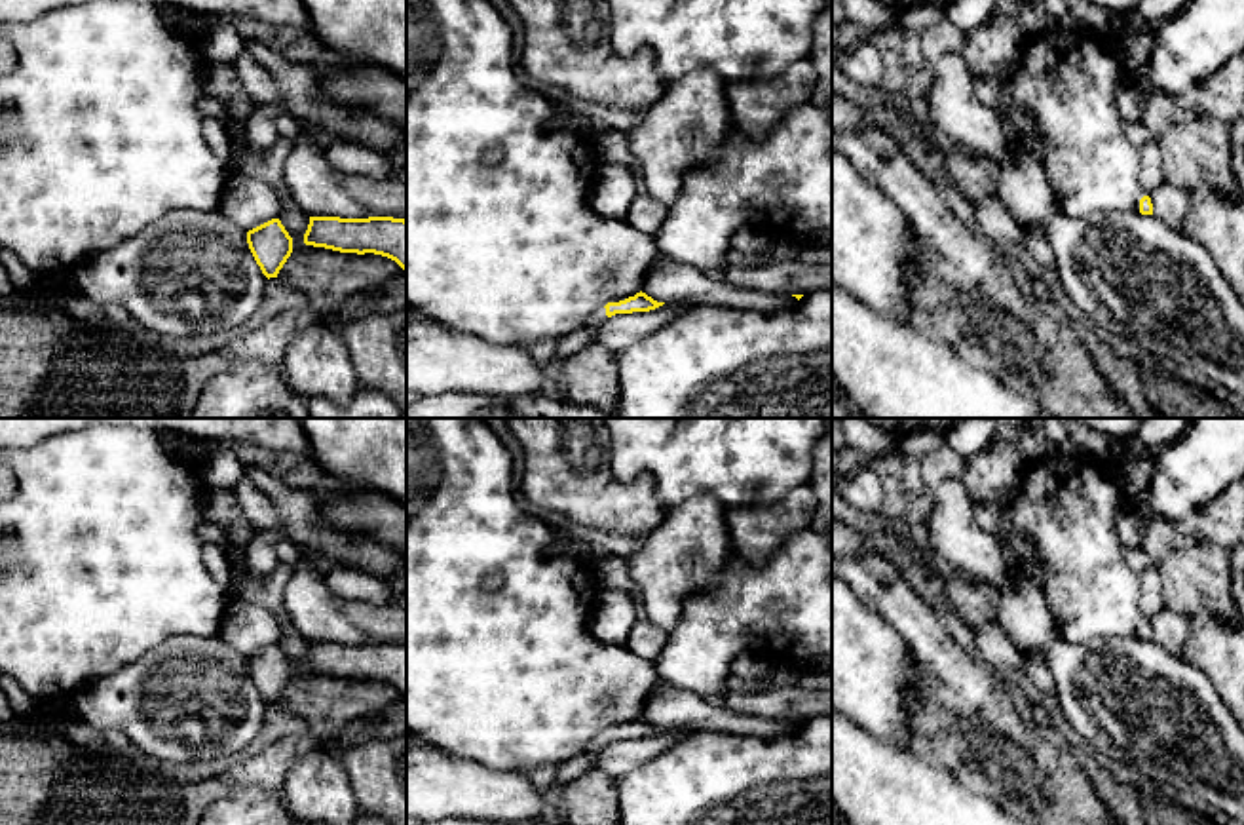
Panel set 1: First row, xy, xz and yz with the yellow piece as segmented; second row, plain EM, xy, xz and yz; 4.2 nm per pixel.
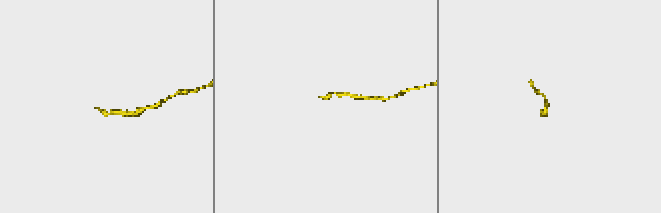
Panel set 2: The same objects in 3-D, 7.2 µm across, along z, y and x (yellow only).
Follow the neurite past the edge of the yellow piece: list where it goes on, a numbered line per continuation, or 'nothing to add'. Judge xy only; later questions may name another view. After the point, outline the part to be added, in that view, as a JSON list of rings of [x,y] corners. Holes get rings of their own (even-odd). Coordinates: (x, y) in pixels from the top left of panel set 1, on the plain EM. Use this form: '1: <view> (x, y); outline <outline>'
nothing to add

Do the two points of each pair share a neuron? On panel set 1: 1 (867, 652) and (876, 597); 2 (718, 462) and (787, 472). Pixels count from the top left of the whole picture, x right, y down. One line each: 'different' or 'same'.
1: different
2: same

